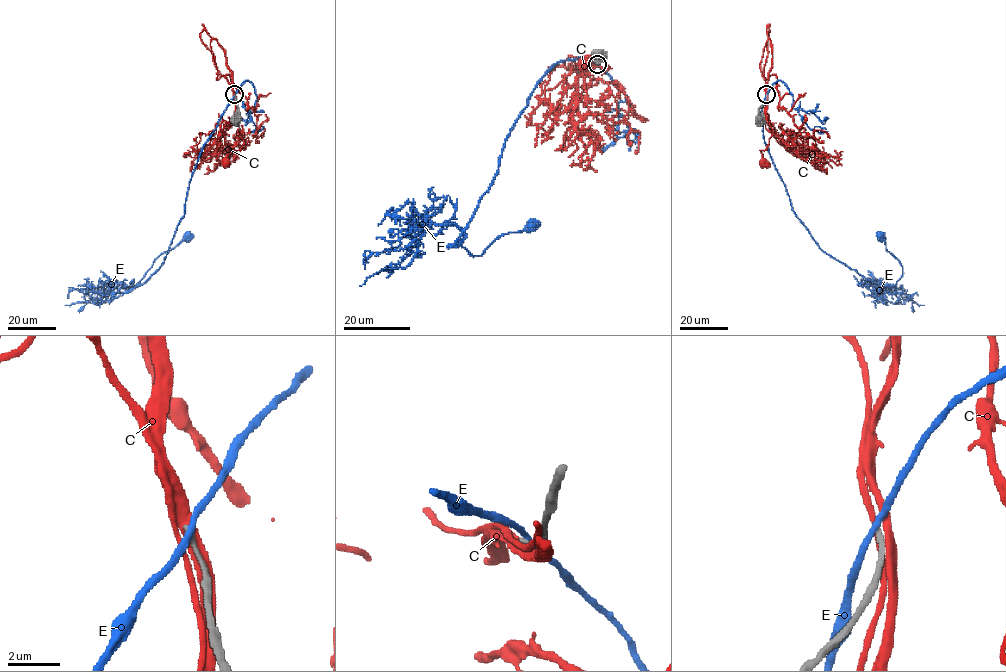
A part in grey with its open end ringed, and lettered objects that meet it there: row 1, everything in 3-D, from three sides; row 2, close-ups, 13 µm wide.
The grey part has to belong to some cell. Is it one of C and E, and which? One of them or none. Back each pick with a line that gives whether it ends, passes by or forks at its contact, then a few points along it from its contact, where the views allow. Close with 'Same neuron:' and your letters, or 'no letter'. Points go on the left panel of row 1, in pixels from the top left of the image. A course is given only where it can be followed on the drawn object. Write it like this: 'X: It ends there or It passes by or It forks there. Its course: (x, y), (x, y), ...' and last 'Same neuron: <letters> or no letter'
Same neuron: no letter

